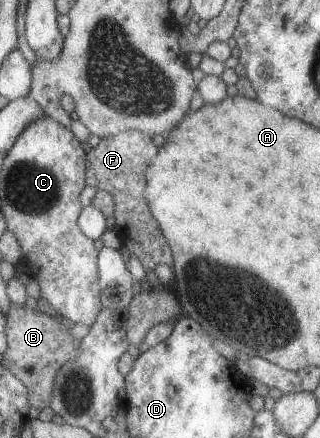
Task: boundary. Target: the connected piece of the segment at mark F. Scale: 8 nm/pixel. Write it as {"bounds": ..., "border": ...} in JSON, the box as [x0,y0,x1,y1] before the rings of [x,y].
{"bounds":[85,130,173,270],"border":[[[135,130],[124,131],[116,136],[100,139],[94,149],[85,154],[86,186],[103,190],[112,195],[114,201],[114,232],[121,246],[134,256],[144,270],[153,270],[158,265],[172,268],[173,258],[158,223],[153,219],[144,197],[145,170],[154,162],[158,147],[150,137]]]}

